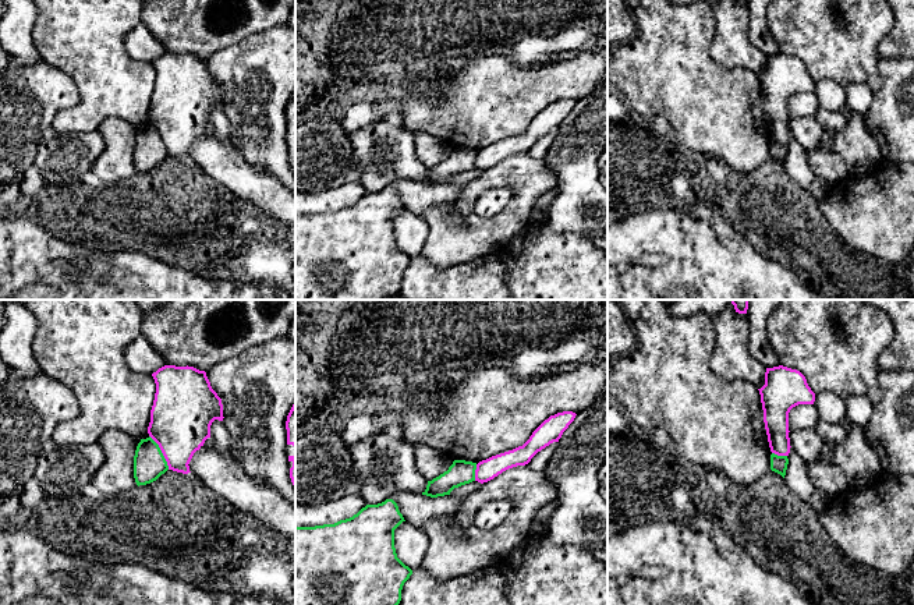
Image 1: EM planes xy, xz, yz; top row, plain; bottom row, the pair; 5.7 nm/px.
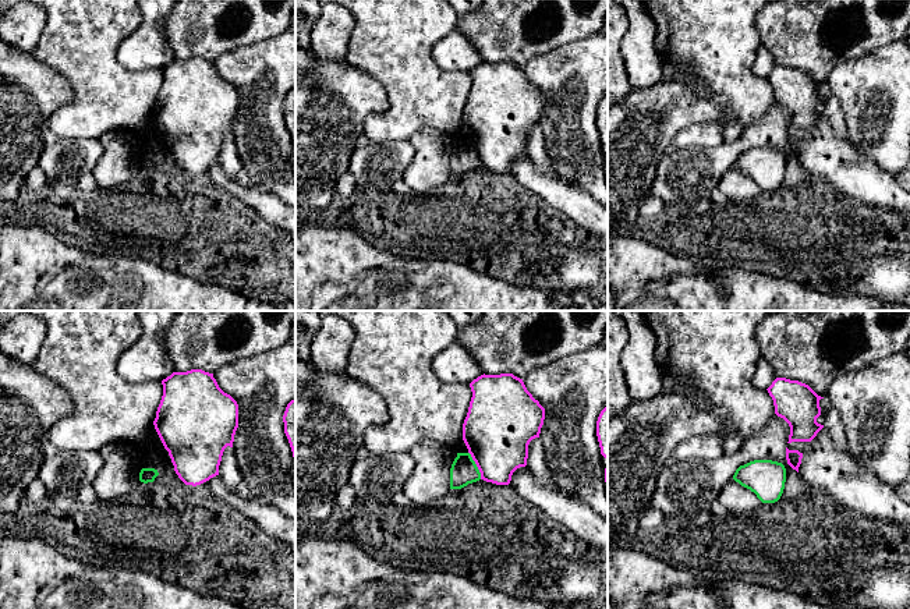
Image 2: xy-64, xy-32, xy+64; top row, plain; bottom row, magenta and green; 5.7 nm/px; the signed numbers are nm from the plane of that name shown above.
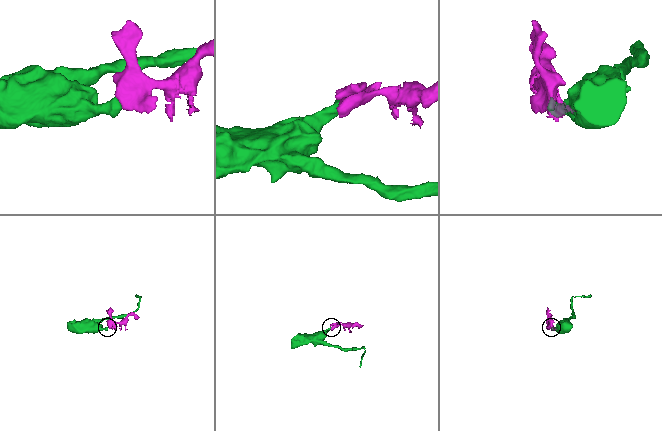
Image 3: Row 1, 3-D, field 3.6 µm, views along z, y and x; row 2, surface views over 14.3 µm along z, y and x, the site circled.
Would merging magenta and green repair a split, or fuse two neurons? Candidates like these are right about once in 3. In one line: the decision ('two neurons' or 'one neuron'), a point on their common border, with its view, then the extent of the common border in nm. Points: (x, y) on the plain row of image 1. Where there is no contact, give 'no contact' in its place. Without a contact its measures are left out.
two neurons | xy (162, 140) | 240 nm

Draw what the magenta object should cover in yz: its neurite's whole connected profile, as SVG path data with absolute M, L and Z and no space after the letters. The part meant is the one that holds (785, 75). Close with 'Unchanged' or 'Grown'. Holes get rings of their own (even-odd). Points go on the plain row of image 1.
M783 53L766 56L765 72L758 78L770 139L789 144L789 100L798 92L814 92L815 81L800 59Z. Unchanged

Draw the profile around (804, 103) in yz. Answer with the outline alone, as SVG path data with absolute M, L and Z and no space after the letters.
M798 92L789 100L789 118L814 117L822 127L823 141L819 151L833 152L836 137L843 132L847 125L847 118L843 113L825 110L819 107L814 92Z

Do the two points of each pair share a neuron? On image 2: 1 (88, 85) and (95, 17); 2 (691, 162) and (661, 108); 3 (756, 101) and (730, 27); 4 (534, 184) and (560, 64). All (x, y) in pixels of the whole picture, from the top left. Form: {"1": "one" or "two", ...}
{"1": "one", "2": "two", "3": "one", "4": "one"}

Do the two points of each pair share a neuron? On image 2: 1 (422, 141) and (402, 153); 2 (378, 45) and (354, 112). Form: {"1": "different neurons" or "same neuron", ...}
{"1": "different neurons", "2": "different neurons"}

